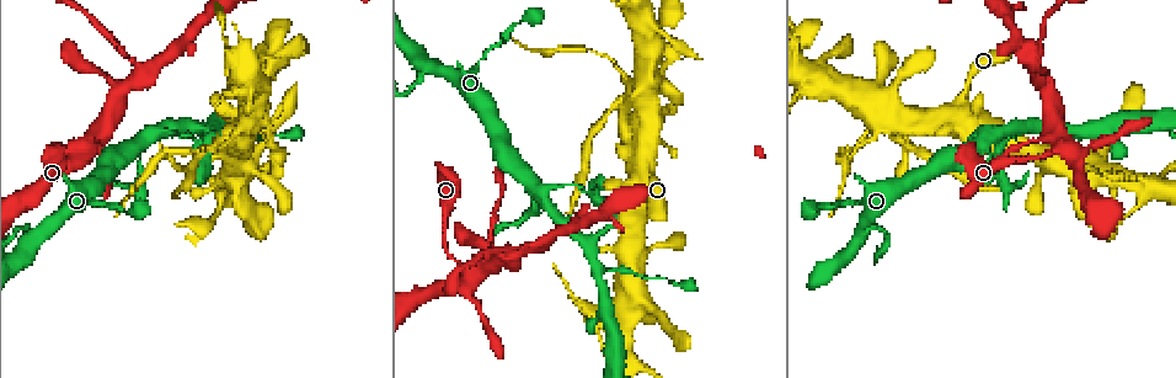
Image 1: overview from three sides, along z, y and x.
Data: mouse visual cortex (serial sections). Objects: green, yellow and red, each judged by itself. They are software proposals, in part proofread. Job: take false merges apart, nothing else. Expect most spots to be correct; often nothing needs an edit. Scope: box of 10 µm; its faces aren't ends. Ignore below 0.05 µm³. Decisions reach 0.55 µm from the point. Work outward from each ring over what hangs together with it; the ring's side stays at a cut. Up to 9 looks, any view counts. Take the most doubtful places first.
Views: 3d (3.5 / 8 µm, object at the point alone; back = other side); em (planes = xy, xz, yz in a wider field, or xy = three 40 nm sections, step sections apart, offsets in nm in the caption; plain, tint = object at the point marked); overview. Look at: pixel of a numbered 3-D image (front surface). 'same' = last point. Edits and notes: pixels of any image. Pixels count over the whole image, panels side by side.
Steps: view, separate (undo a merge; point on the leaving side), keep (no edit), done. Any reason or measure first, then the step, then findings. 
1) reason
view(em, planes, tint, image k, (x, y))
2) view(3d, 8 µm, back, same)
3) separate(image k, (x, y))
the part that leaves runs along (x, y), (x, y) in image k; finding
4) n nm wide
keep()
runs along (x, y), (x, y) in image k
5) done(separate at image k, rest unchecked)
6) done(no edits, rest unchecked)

a narrow waist
view(3d, 3.5 µm, back, image 1, (194, 150))

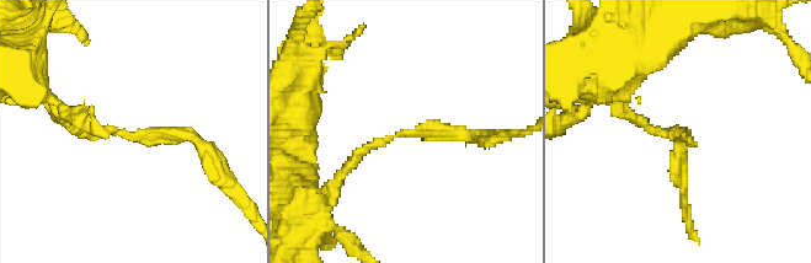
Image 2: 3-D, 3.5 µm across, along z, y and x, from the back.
arms of 150, 200 nm; need the tissue
view(em, xy, step 2, tint, image 2, (678, 133))

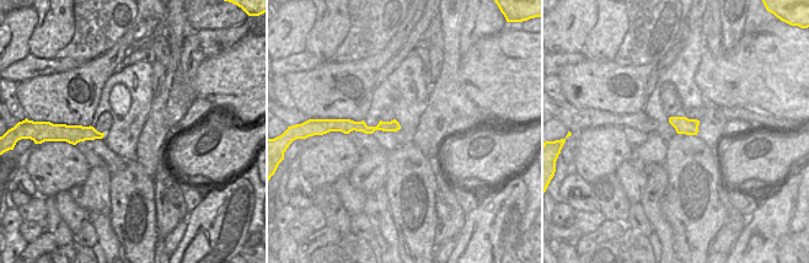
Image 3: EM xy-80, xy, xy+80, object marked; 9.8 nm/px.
120 nm wide
keep()
runs along (64, 122), (80, 133), (182, 133), (204, 148) in image 2; one cell here

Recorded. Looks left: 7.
three arms meet
view(3d, 3.5 µm, image 1, (1042, 139))

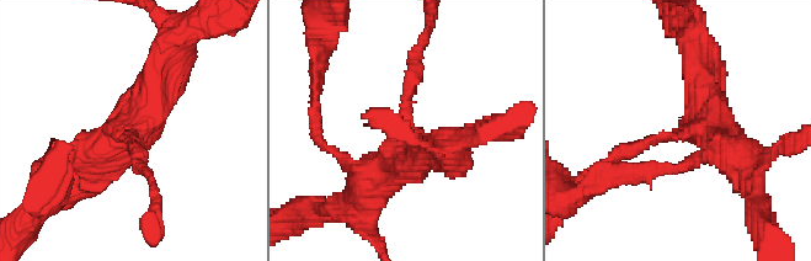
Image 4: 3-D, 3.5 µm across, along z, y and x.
3 arms; arms of 200, 450, 500 nm; now the EM
view(em, xy, step 5, tint, image 4, (130, 136))

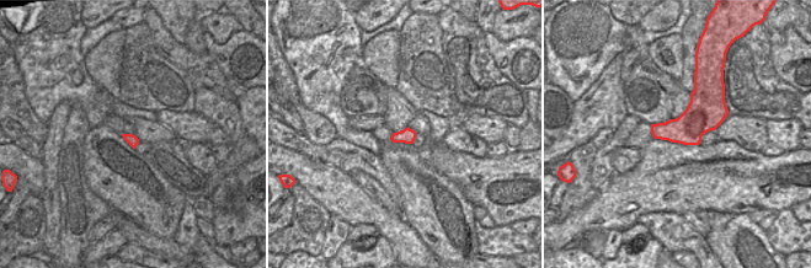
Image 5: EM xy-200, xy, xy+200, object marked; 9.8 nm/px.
150 nm wide
separate(image 4, (414, 59))
the part that leaves runs along (410, 92), (414, 54), (426, 30) in image 4; a second cell is stuck on

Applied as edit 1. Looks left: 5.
view(overview)

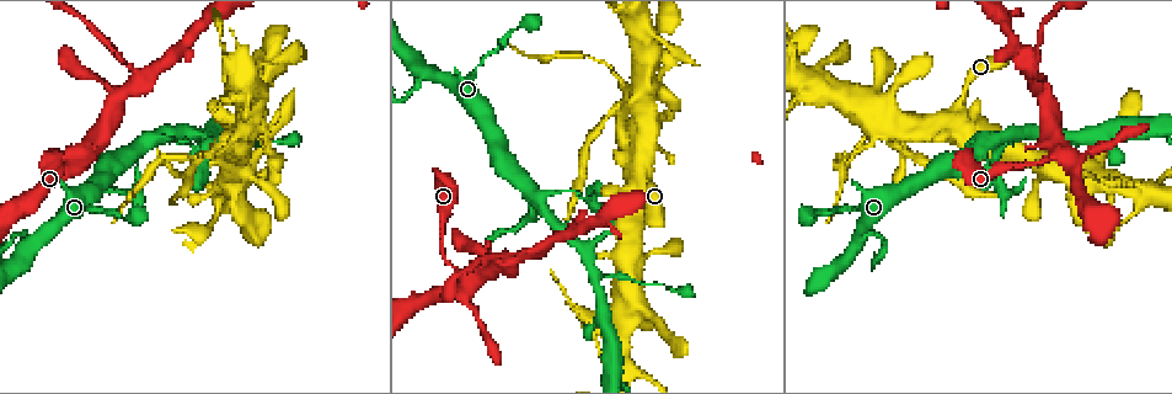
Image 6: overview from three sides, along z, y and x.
three arms meet
view(3d, 8 µm, image 6, (134, 77))

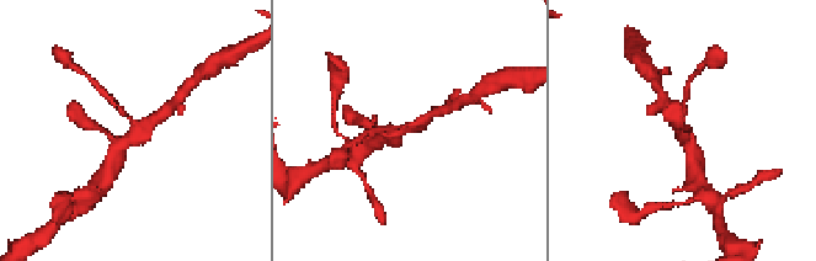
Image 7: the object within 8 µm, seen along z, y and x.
view(3d, 3.5 µm, back, same)

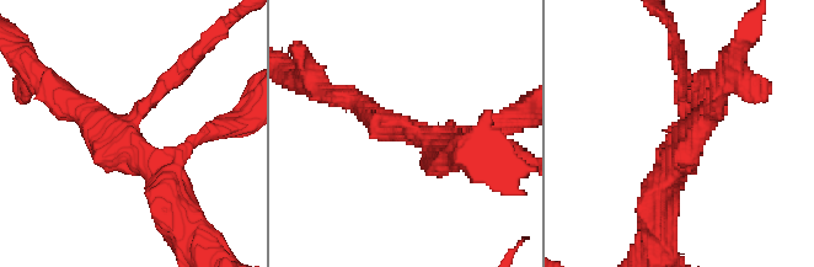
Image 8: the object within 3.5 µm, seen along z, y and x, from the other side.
keep()
runs along (659, 191), (681, 153), (679, 67) in image 8; continuous, no second cell

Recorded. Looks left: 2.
four-way junction
view(3d, 3.5 µm, image 6, (139, 150))

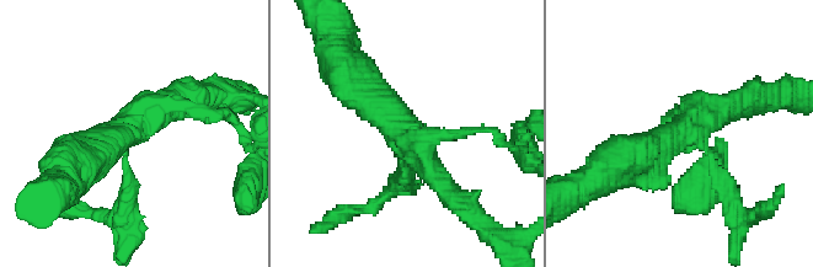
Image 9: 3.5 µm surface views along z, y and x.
view(em, xy, step 2, tint, image 9, (687, 131))

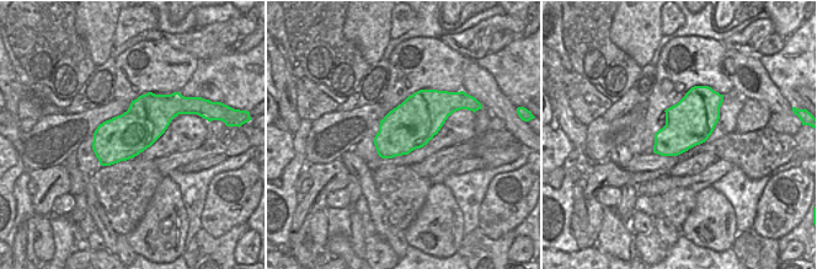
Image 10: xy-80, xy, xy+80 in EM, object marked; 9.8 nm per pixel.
keep()
continuous, no second cell

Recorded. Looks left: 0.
done(separate at image 4, rest unchecked)

